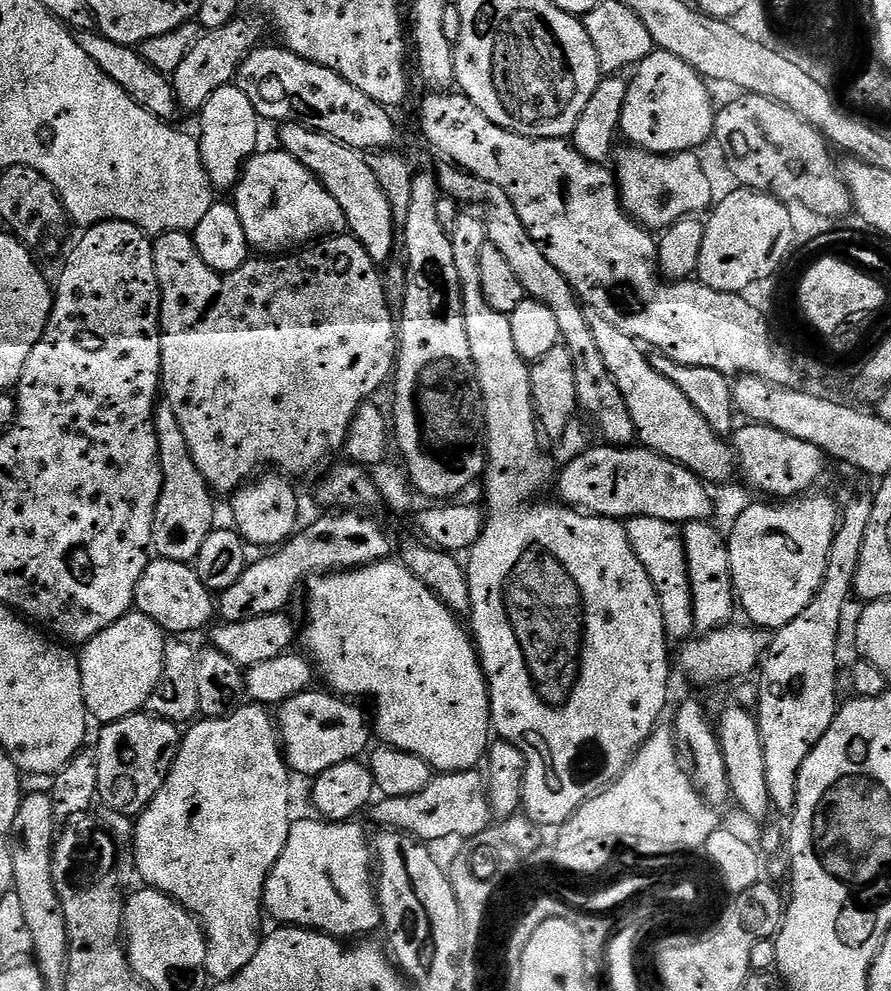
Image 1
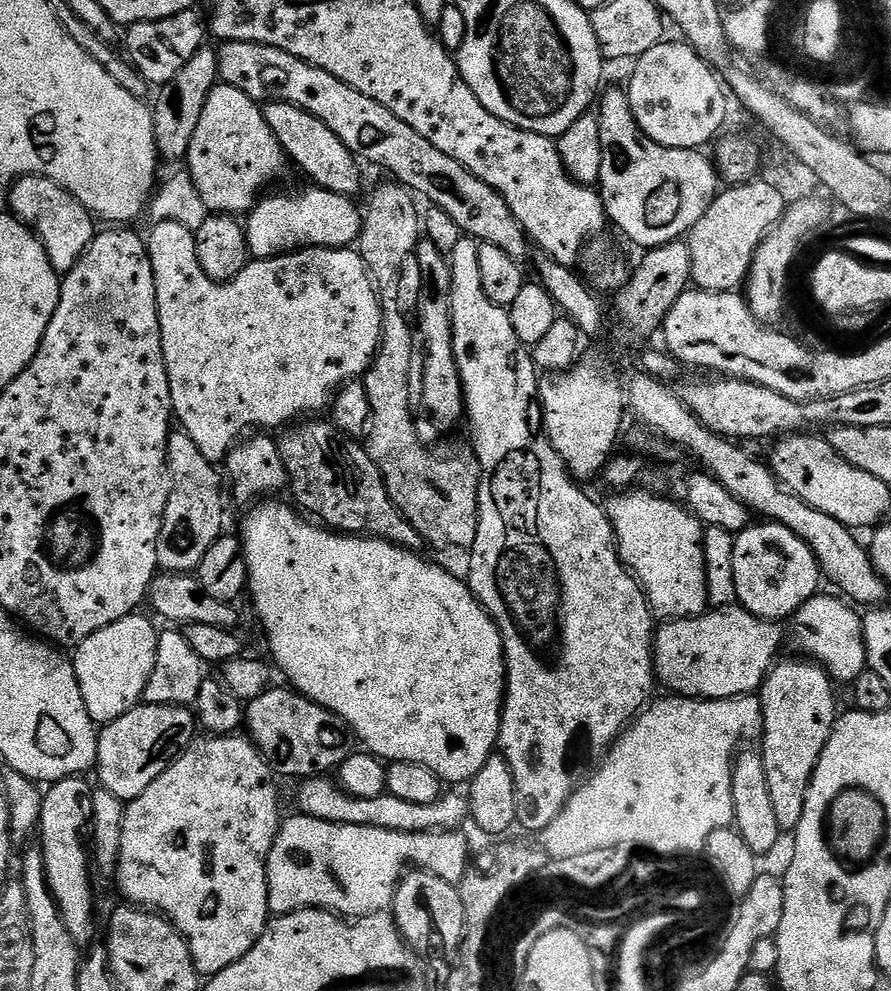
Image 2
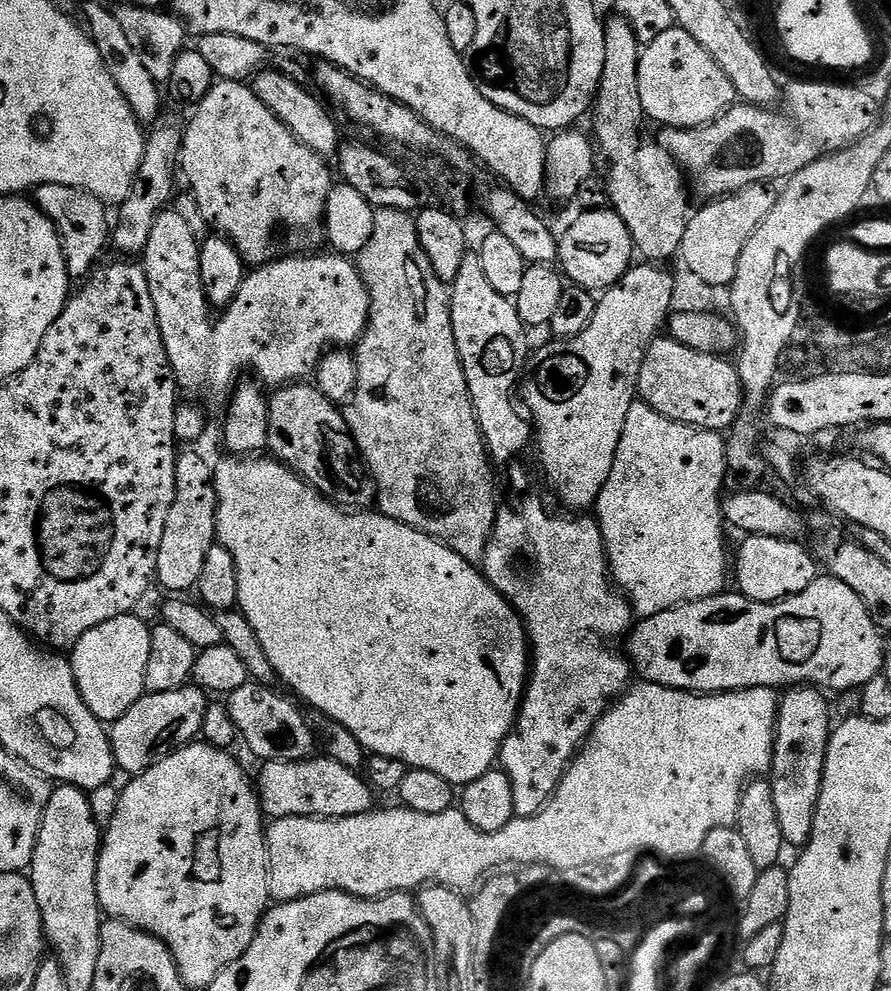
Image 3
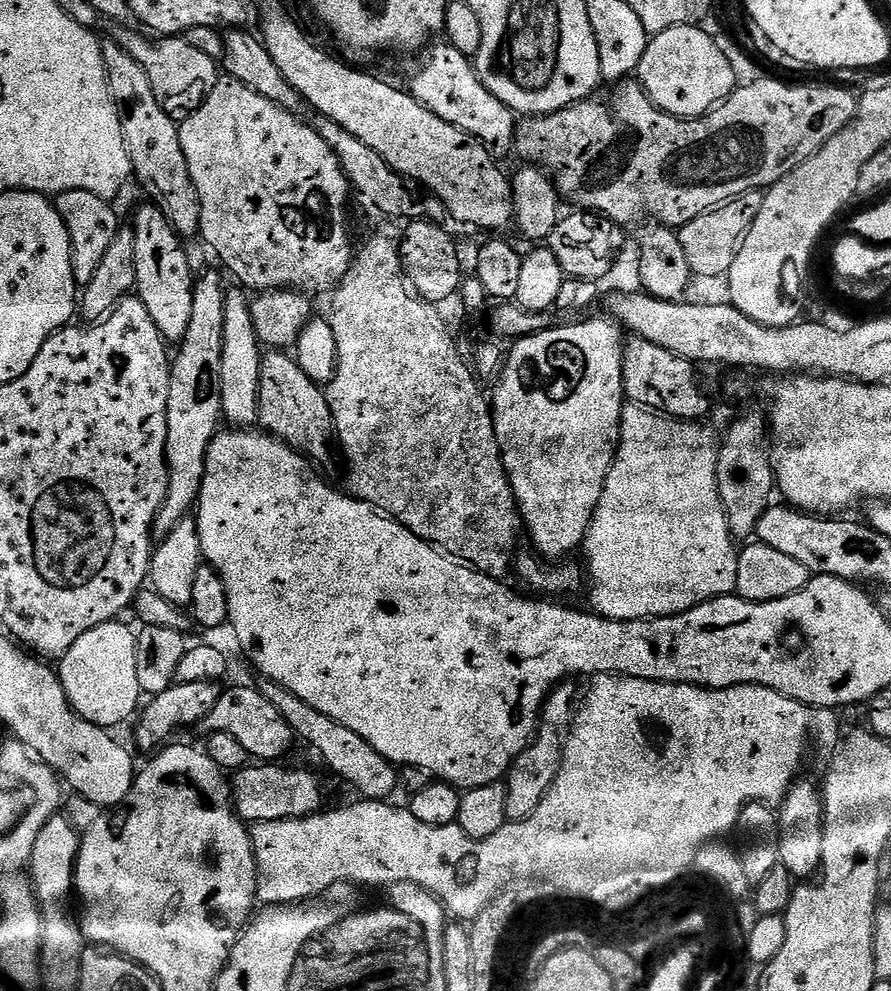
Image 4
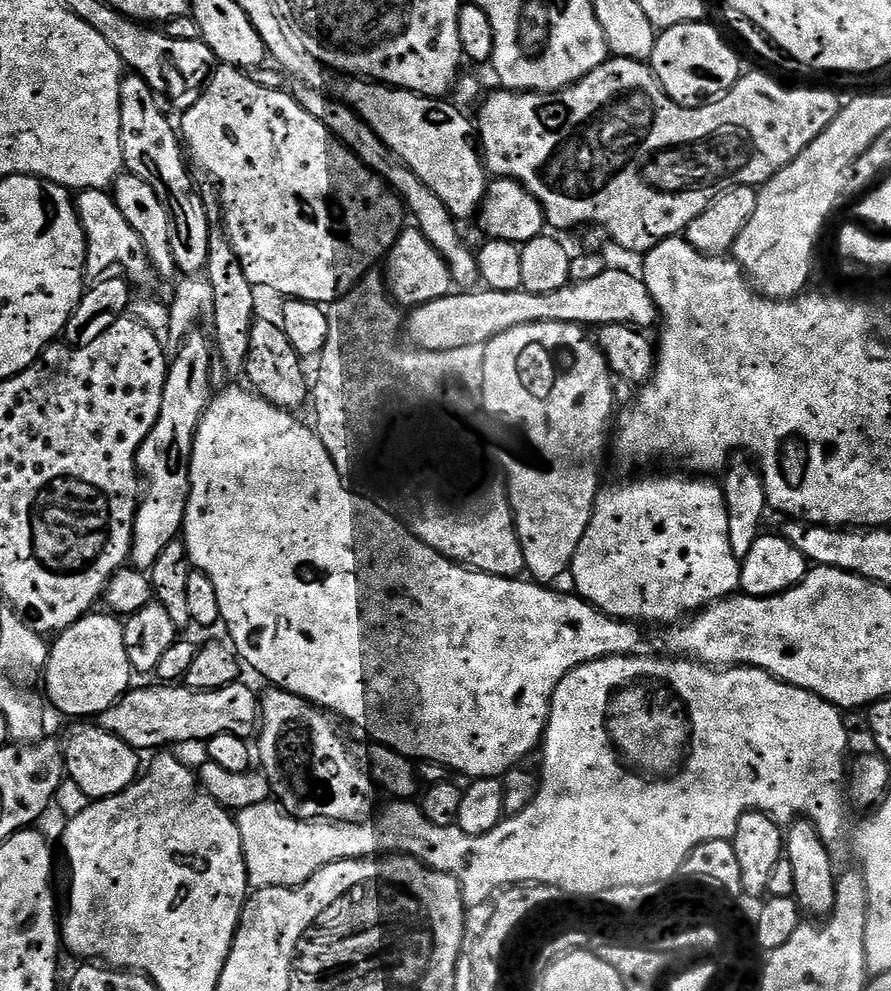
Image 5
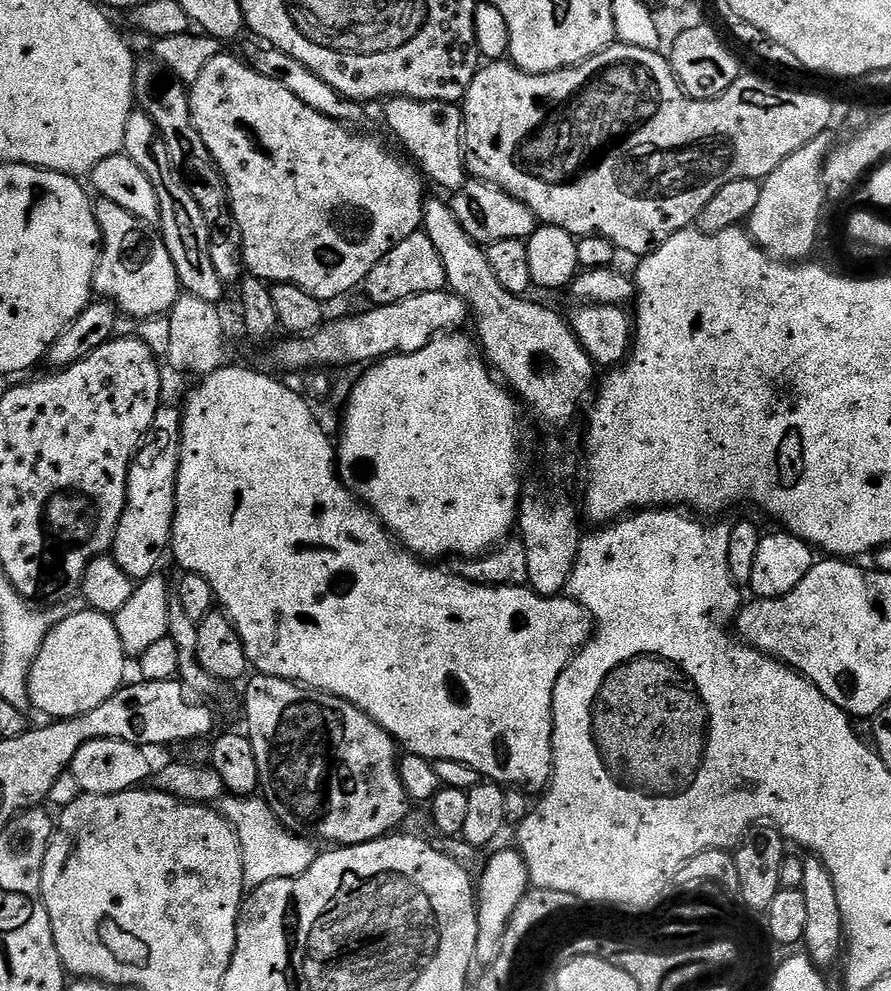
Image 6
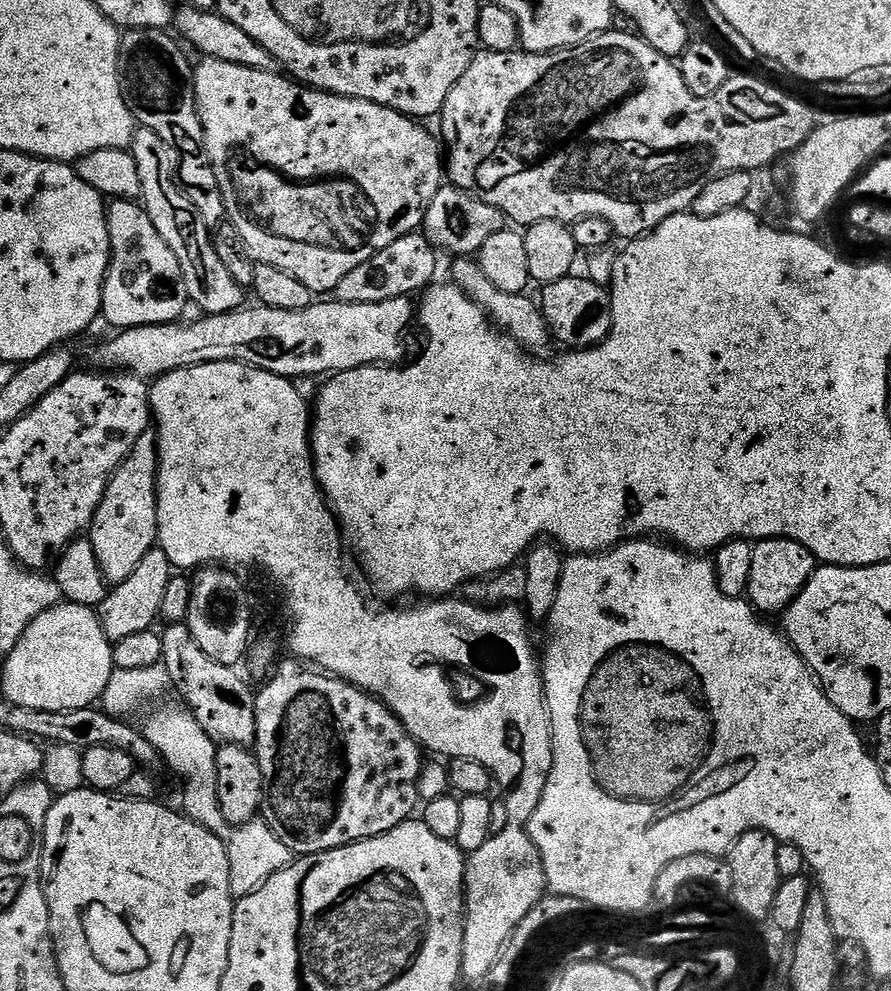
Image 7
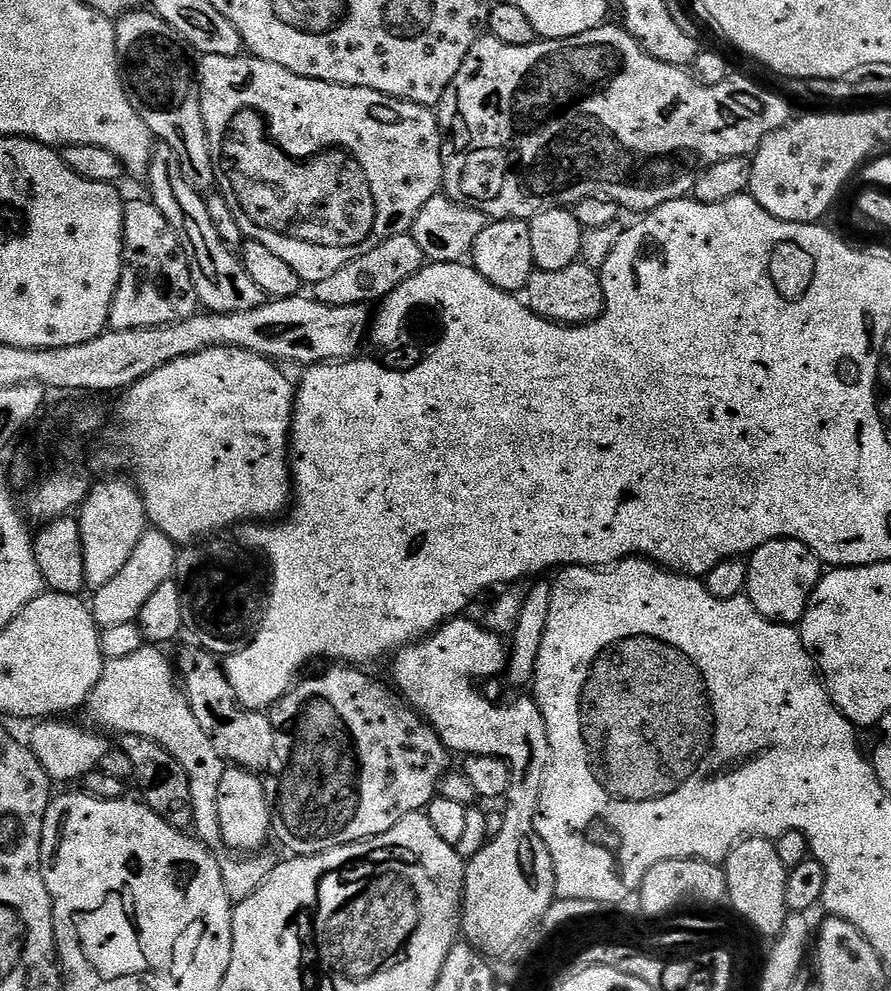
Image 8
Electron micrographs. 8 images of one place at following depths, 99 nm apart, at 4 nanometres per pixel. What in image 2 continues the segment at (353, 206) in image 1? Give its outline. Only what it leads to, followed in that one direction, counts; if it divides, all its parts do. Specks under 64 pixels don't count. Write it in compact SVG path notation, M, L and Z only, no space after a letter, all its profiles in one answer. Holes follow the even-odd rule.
M273 100L263 105L264 117L274 130L274 138L282 146L285 157L292 160L309 176L311 183L317 188L324 188L328 192L337 192L340 196L355 197L355 192L360 188L360 168L357 157L344 145L342 138L326 126L314 114L302 110L293 104L287 104L281 100Z

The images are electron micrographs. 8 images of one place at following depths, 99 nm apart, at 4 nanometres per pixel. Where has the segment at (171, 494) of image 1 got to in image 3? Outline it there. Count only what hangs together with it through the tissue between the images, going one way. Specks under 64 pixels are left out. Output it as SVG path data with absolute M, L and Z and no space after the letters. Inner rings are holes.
M181 451L176 458L176 493L174 506L166 514L166 530L162 533L162 546L158 546L156 580L168 594L188 594L202 578L202 565L206 554L217 543L216 511L220 502L216 497L214 468L204 456L196 452Z

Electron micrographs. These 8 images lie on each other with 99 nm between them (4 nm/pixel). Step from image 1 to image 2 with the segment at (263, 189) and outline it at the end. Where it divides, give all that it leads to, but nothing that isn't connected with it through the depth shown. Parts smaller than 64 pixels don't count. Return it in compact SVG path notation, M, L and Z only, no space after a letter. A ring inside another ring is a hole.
M315 186L307 187L301 192L292 192L289 196L265 195L252 209L246 220L246 231L248 233L248 251L255 259L268 260L272 256L298 252L301 248L346 248L359 241L362 227L361 209L356 209L349 197L340 196L337 192L328 192L324 188Z

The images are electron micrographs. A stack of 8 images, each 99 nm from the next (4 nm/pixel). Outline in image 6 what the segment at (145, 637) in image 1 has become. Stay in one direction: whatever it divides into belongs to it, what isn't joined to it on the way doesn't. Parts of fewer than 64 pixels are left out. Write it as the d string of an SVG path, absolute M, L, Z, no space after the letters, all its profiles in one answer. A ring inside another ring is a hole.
M85 610L66 618L61 624L55 624L42 642L42 650L34 662L32 672L28 675L28 699L31 707L45 712L48 718L69 720L72 716L81 716L106 702L125 683L124 647L118 638L115 619L104 616L95 610Z

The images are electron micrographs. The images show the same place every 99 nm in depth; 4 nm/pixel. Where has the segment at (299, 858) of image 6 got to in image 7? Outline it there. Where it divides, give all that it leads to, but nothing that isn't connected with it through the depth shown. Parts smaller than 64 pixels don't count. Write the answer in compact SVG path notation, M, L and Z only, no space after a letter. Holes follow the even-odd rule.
M160 704L150 709L144 716L142 731L148 737L150 746L158 750L161 761L165 765L168 763L184 779L184 815L222 838L230 858L230 890L233 897L248 896L255 888L261 888L274 874L290 867L294 854L286 842L282 842L282 838L270 830L264 819L247 820L244 824L234 826L230 818L226 818L218 798L218 770L215 765L218 746L209 738L206 730L202 730L193 713L187 707L176 704Z

